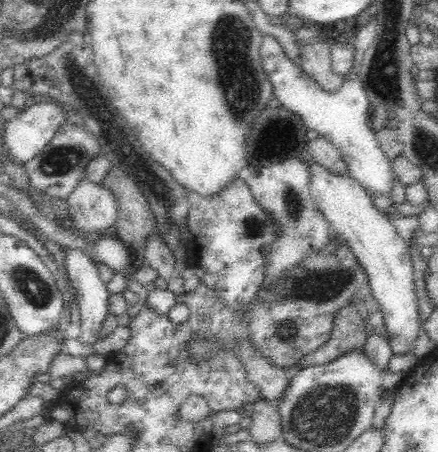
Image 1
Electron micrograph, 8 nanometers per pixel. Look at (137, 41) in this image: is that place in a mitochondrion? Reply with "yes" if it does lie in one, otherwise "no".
no

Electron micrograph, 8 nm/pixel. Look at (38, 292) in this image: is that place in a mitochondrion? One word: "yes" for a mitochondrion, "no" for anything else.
yes

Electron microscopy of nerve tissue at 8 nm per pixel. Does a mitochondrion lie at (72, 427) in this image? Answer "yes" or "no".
no

